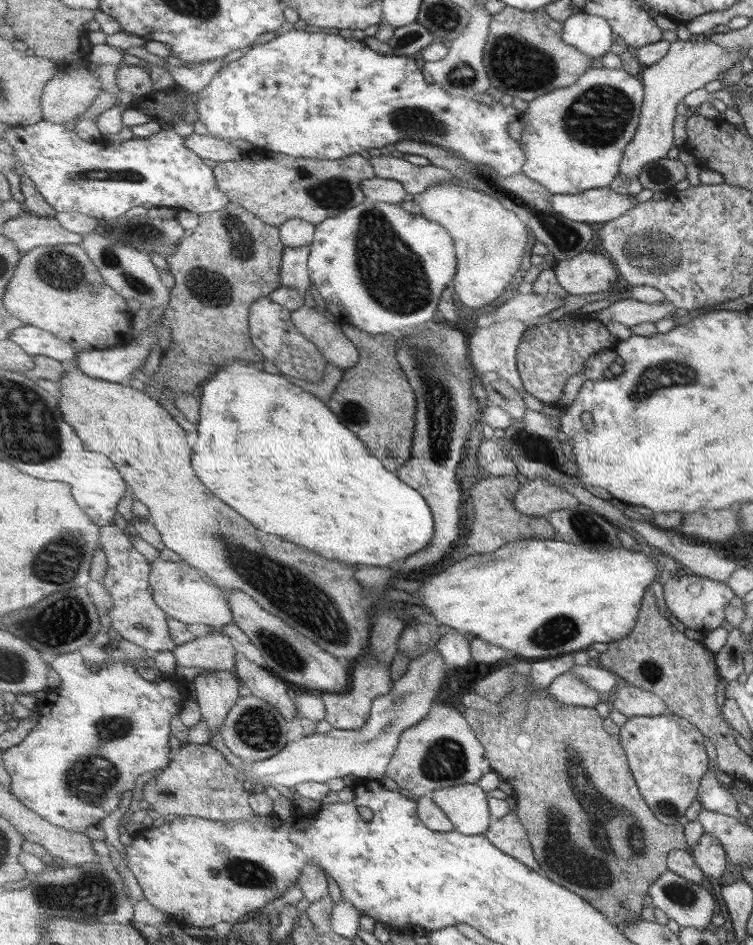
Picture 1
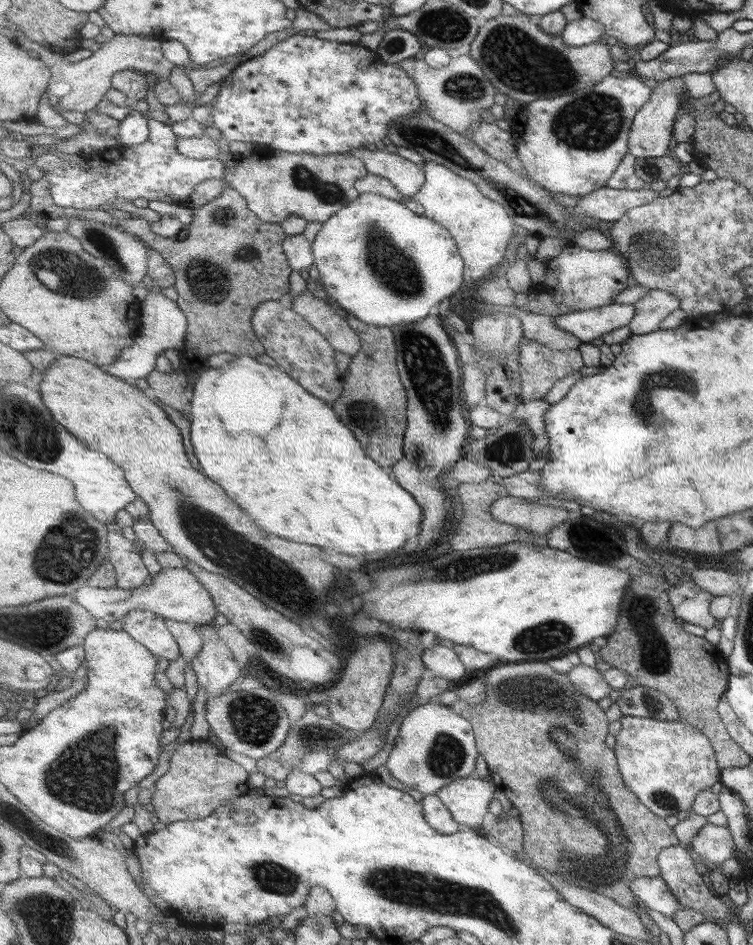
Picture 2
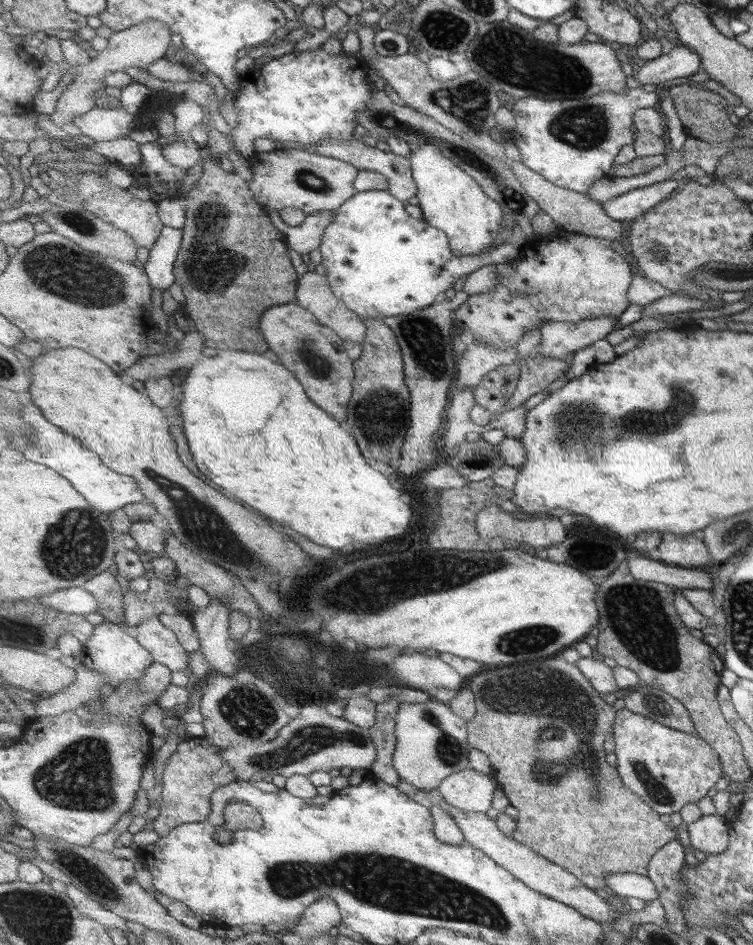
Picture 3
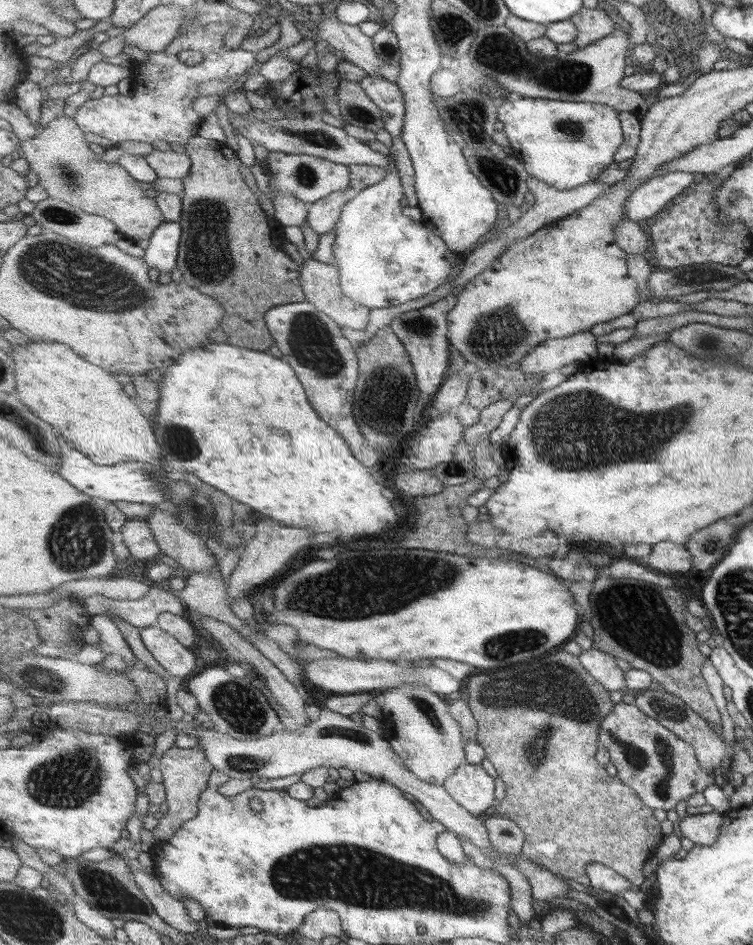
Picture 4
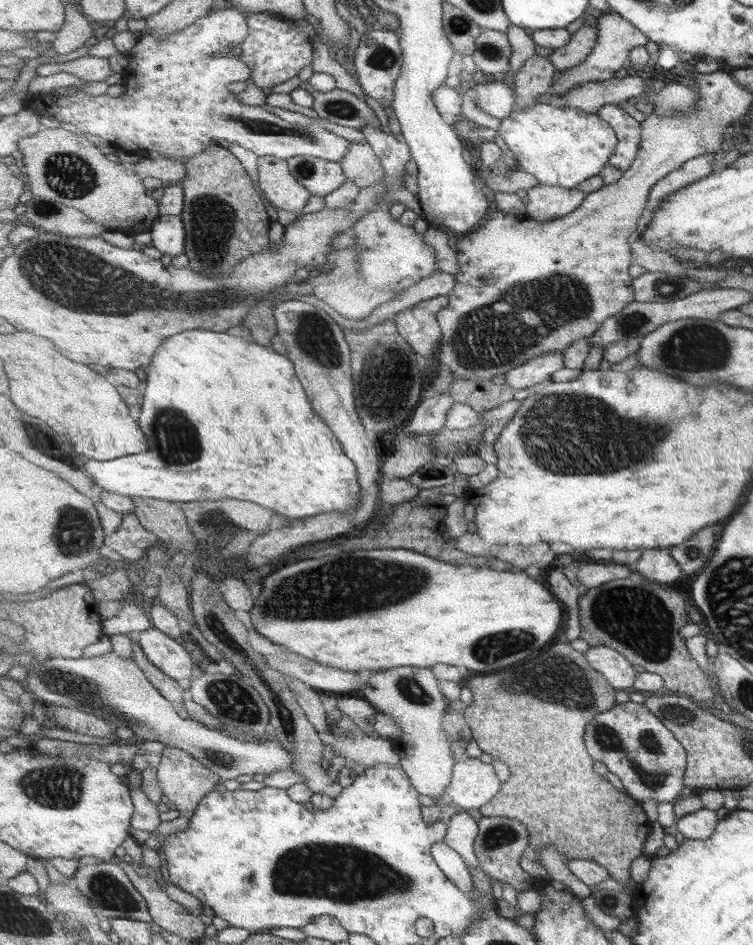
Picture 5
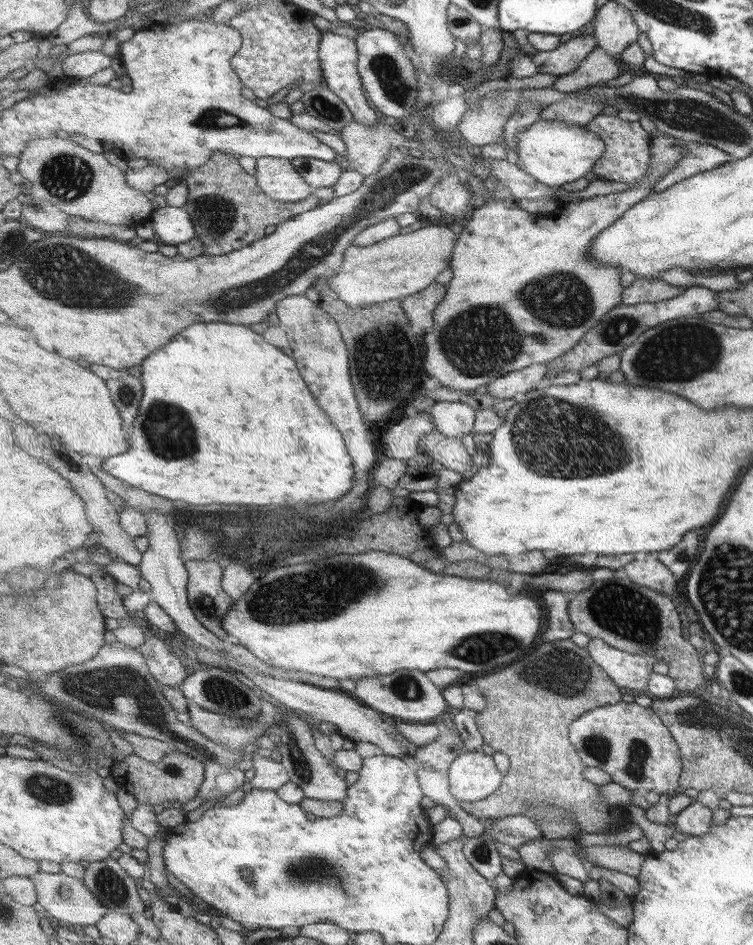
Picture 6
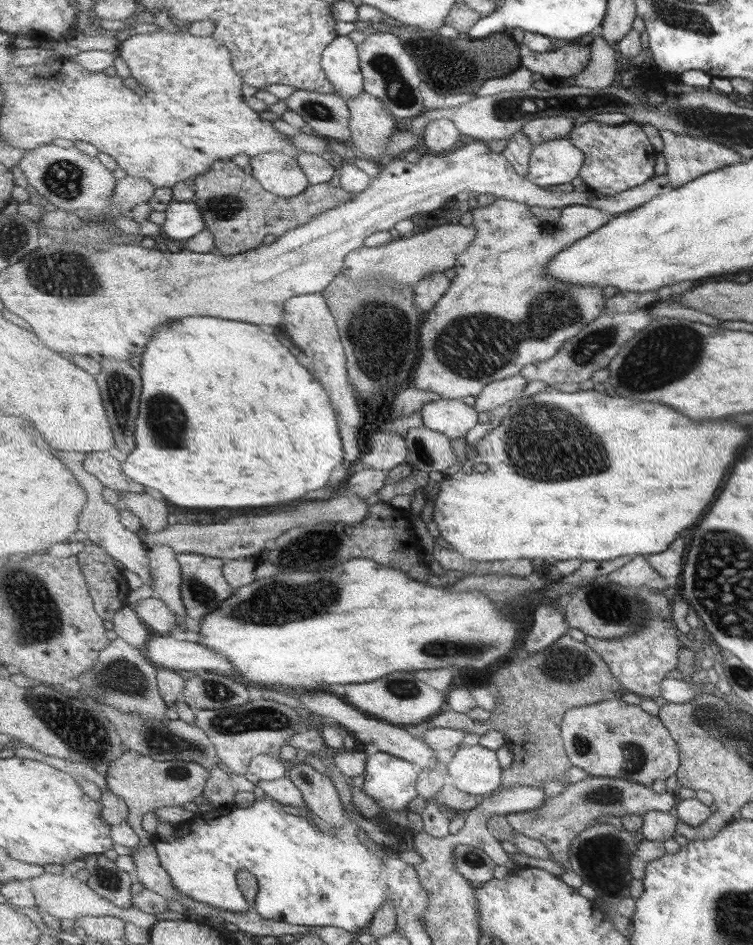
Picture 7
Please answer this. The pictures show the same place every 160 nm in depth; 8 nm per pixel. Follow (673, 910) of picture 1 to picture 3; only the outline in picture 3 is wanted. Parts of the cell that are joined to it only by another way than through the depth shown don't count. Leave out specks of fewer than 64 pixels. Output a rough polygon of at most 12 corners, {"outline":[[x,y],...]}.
{"outline":[[637,873],[606,876],[608,891],[619,898],[655,900],[655,883]]}

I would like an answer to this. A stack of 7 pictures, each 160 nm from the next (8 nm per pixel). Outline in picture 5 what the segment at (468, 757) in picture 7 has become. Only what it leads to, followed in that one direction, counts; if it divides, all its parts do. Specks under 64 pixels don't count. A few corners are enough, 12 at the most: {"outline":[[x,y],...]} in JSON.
{"outline":[[477,758],[454,766],[446,796],[478,810],[502,791],[495,768]]}

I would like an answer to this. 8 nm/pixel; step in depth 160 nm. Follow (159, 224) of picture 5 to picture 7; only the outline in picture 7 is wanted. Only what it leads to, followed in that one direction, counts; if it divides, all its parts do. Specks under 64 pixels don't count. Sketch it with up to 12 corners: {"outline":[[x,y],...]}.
{"outline":[[173,201],[161,229],[167,239],[189,240],[206,229],[200,206]]}

